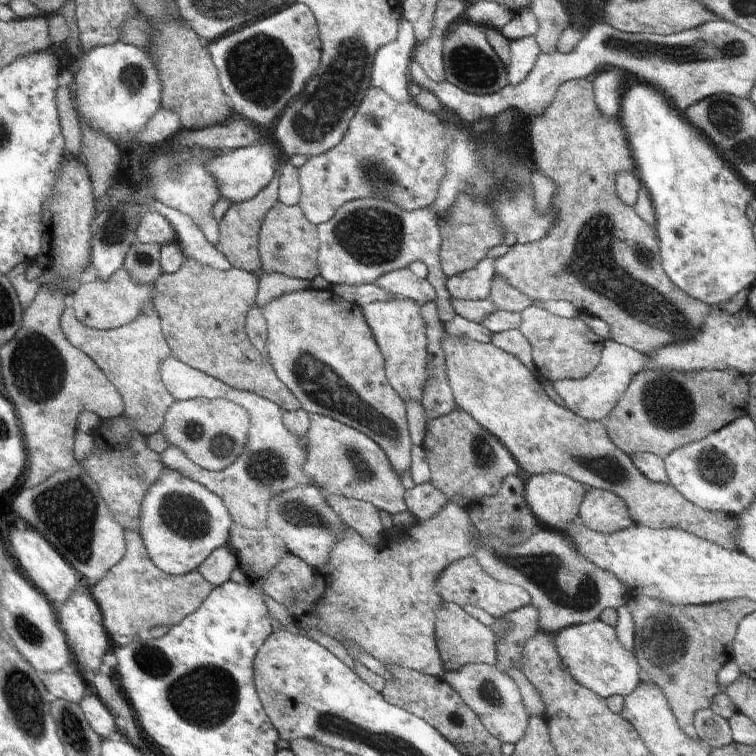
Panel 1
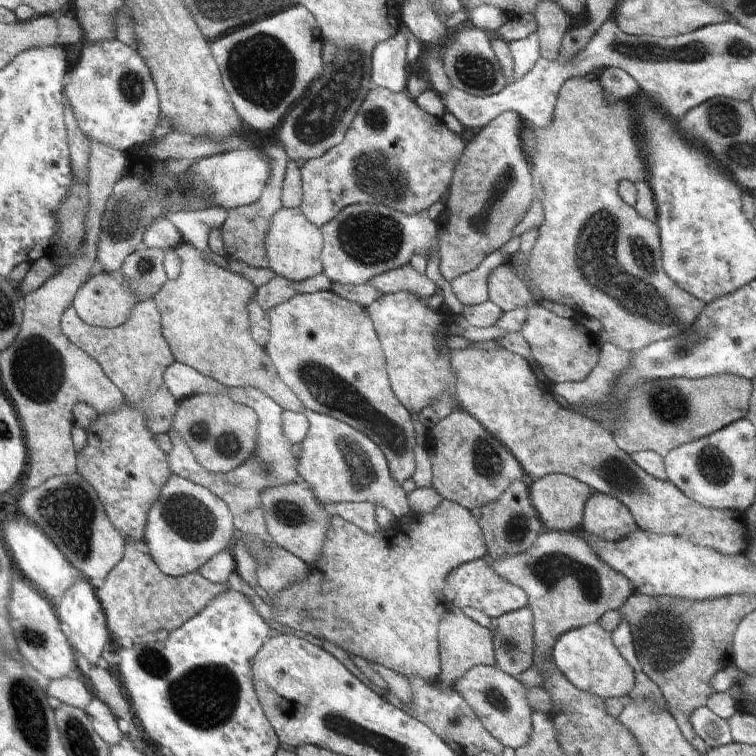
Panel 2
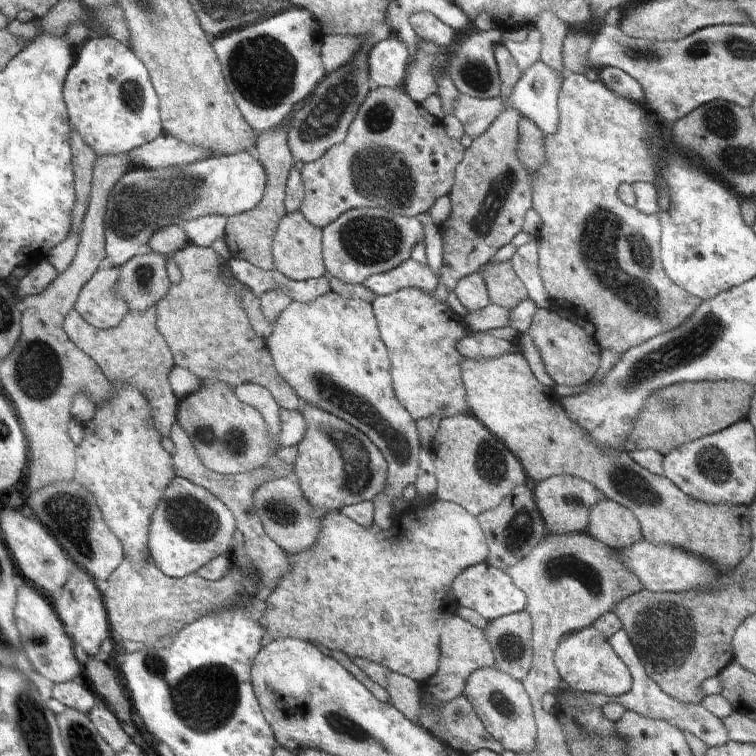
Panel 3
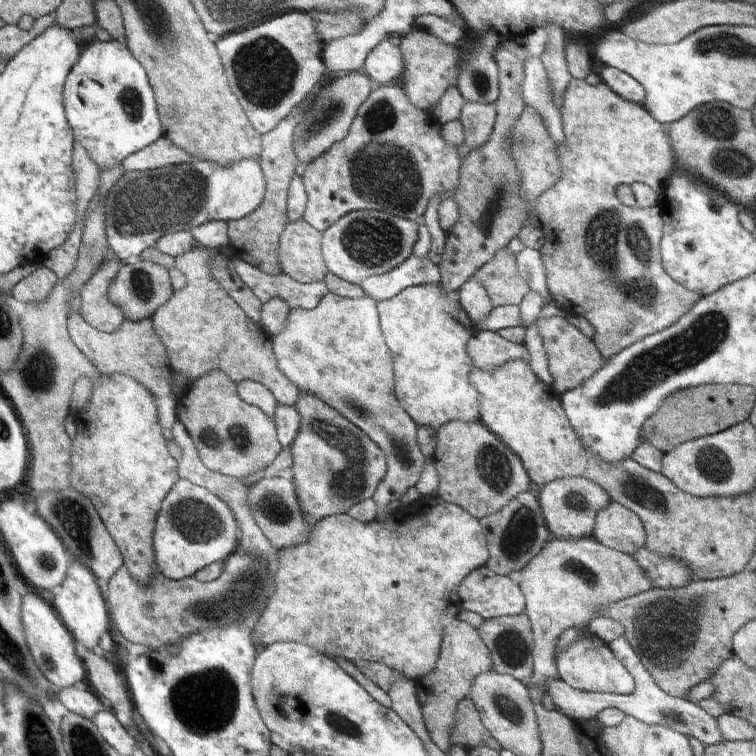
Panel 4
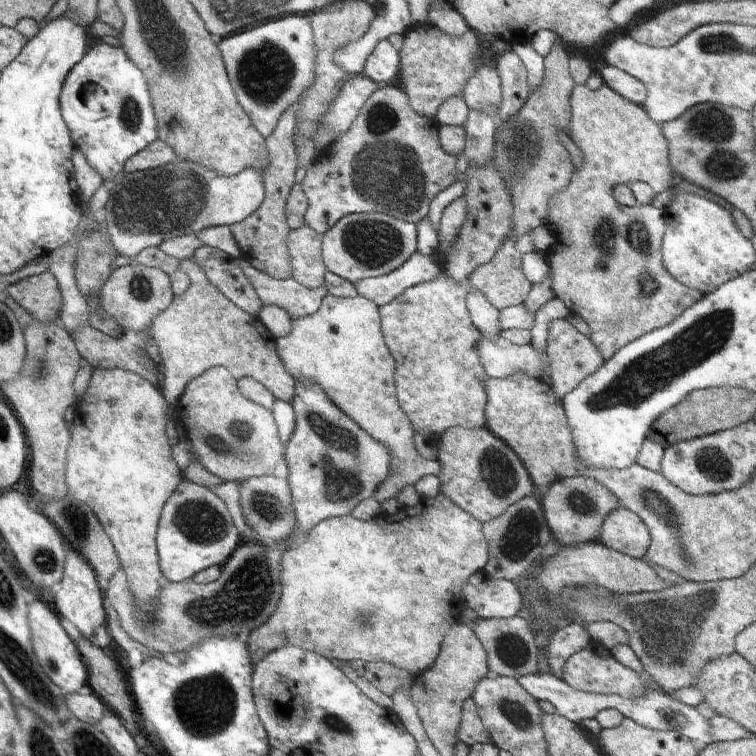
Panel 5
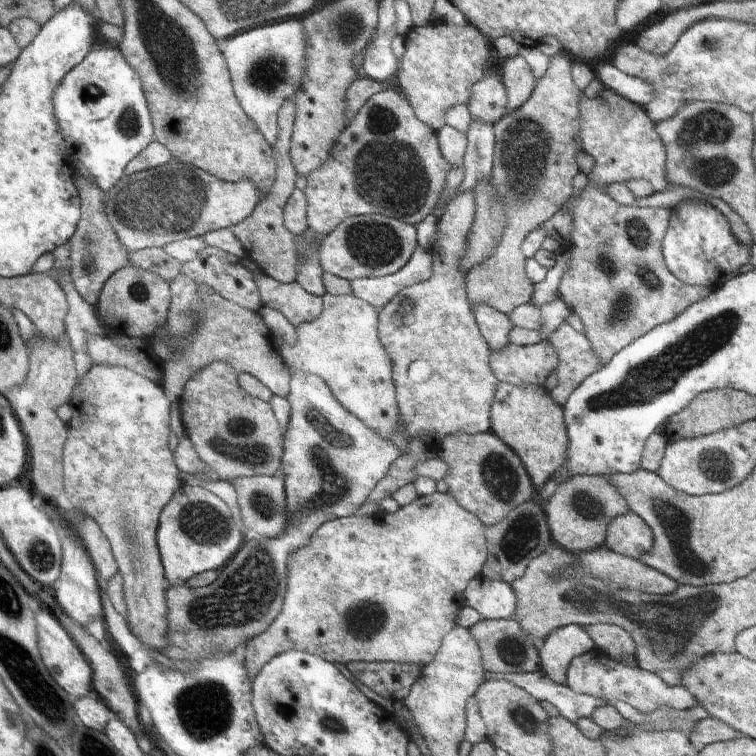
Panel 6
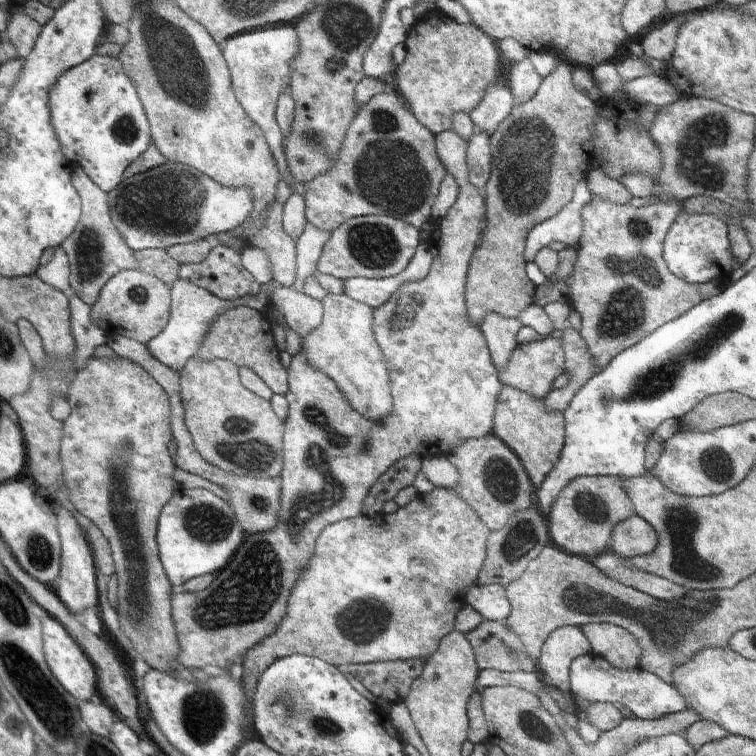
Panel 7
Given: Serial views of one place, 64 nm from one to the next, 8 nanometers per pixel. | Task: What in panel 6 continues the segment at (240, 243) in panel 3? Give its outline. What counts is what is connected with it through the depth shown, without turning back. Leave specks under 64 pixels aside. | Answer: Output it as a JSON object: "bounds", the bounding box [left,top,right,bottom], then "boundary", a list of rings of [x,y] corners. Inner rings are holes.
{"bounds":[229,99,297,284],"boundary":[[[286,99],[277,114],[279,135],[277,142],[272,146],[275,158],[275,179],[269,192],[256,205],[255,211],[242,222],[229,229],[240,239],[247,256],[257,262],[261,272],[272,277],[282,284],[294,283],[297,280],[297,248],[295,236],[285,227],[283,208],[295,189],[296,172],[289,152],[294,132],[296,107],[293,99]]]}

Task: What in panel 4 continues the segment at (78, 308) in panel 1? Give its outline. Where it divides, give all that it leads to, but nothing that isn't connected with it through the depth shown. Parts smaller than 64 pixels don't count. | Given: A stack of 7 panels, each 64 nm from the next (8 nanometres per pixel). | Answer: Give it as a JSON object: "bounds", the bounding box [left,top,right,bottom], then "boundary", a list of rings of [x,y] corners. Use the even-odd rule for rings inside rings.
{"bounds":[80,256,125,333],"boundary":[[[116,256],[105,260],[80,290],[80,315],[90,326],[105,333],[120,330],[125,320],[121,308],[115,307],[107,295],[109,284],[114,280],[122,264],[125,263]]]}

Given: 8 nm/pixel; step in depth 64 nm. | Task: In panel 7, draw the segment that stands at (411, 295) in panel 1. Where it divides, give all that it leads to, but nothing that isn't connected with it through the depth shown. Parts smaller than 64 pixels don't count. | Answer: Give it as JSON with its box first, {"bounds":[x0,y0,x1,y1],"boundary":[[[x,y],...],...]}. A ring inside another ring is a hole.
{"bounds":[343,243,433,309],"boundary":[[[420,243],[408,266],[400,274],[383,279],[364,277],[346,279],[343,281],[343,293],[352,300],[375,309],[378,305],[385,303],[401,284],[406,281],[422,280],[430,272],[433,259],[429,244]]]}

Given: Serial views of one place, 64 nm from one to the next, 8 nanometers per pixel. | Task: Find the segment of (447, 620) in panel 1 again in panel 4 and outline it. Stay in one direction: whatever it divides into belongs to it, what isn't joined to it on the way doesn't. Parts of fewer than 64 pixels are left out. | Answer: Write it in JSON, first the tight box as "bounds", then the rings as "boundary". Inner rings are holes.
{"bounds":[416,618,492,754],"boundary":[[[459,618],[445,628],[439,657],[434,670],[416,680],[416,699],[419,703],[422,719],[430,738],[444,754],[449,754],[453,745],[451,732],[455,727],[457,704],[469,696],[475,676],[492,670],[490,651],[480,638],[477,630]]]}

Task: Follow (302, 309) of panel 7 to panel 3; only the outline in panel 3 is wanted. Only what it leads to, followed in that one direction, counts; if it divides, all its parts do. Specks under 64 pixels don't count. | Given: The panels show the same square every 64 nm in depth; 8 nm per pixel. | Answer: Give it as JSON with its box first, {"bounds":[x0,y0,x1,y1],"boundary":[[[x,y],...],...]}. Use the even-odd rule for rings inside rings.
{"bounds":[227,258,331,304],"boundary":[[[232,258],[227,264],[235,278],[246,284],[257,298],[266,294],[266,290],[278,288],[286,292],[291,301],[312,304],[318,296],[331,292],[326,278],[294,281],[278,271],[264,271],[241,259]]]}

